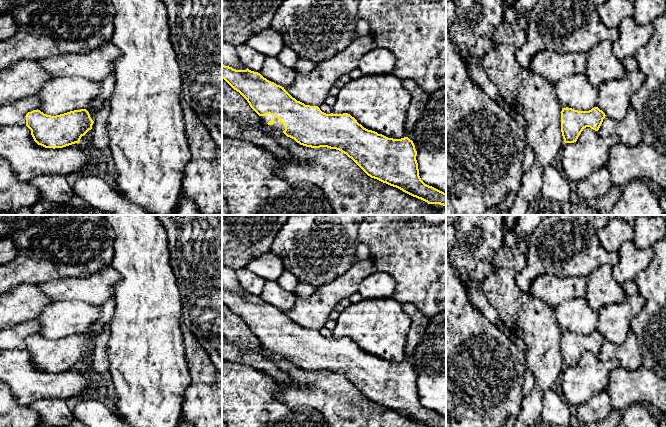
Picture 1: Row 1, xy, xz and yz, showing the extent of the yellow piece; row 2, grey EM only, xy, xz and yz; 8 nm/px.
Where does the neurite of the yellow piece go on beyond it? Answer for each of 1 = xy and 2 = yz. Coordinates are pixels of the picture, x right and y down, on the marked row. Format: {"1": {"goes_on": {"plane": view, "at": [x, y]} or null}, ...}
{"1": {"goes_on": null}, "2": {"goes_on": null}}

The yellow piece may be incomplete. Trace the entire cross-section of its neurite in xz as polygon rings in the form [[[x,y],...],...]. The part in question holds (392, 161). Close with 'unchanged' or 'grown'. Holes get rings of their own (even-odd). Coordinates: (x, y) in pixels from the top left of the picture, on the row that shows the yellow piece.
[[[222,63],[222,78],[247,100],[250,107],[259,115],[262,124],[282,131],[300,145],[339,150],[351,158],[371,178],[396,187],[428,204],[440,204],[446,207],[446,193],[421,180],[416,160],[417,151],[413,141],[408,137],[388,138],[364,128],[348,113],[326,114],[318,106],[305,105],[293,98],[284,87],[248,68],[236,70]]]; grown

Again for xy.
[[[37,109],[28,112],[25,117],[26,126],[31,130],[34,141],[53,149],[79,143],[94,123],[86,109],[56,116],[44,114]]]; unchanged

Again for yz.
[[[568,107],[562,108],[561,132],[564,142],[576,142],[586,127],[598,131],[605,116],[605,113],[598,107],[594,107],[589,111],[578,111]]]; unchanged

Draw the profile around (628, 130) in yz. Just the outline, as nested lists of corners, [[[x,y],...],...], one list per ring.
[[[631,106],[629,107],[623,120],[616,121],[608,116],[605,116],[598,133],[602,137],[616,134],[620,139],[620,143],[627,146],[636,146],[641,143],[642,140],[642,133],[637,113]]]

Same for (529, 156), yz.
[[[526,142],[524,158],[523,158],[523,174],[525,174],[533,165],[535,154],[532,147]]]

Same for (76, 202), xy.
[[[76,195],[65,204],[39,199],[31,208],[34,215],[107,215]]]

